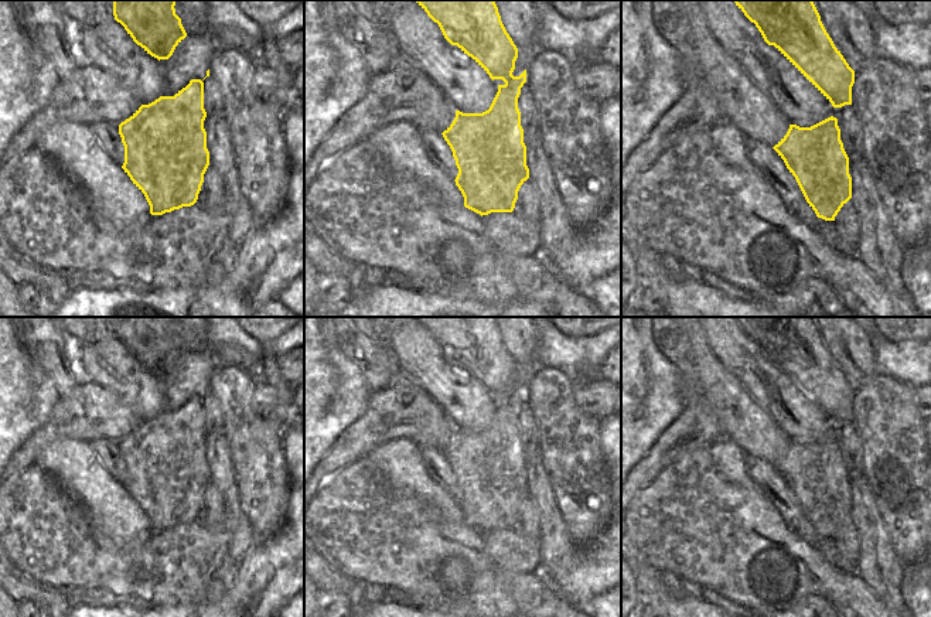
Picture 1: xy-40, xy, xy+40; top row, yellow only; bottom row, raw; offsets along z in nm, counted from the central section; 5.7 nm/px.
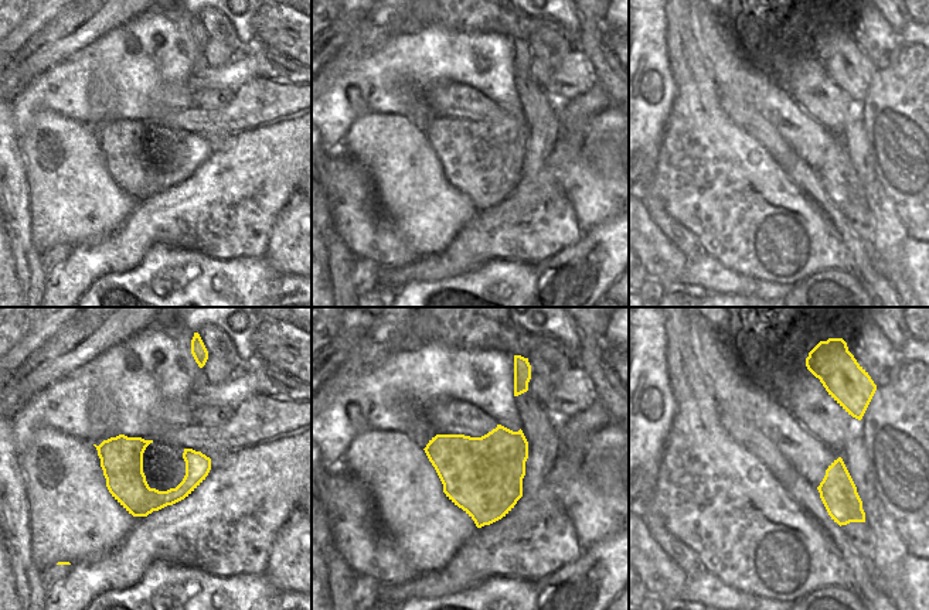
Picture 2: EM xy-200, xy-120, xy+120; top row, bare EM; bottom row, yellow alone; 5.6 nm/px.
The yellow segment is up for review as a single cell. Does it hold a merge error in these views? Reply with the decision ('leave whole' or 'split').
split

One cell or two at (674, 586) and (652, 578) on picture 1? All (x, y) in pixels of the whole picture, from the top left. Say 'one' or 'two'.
two

